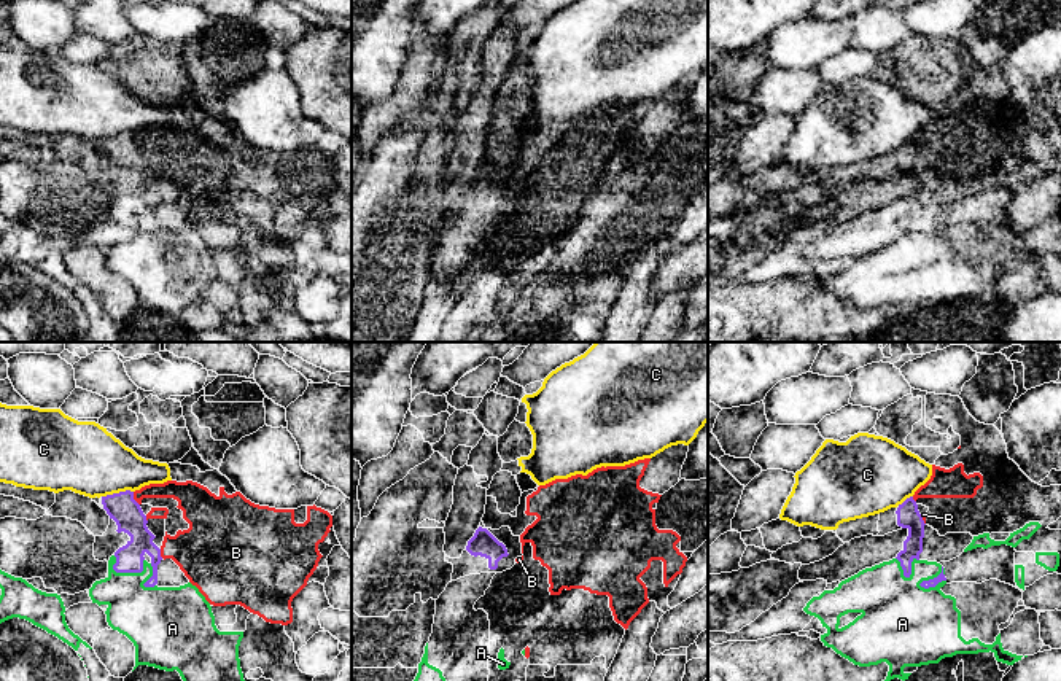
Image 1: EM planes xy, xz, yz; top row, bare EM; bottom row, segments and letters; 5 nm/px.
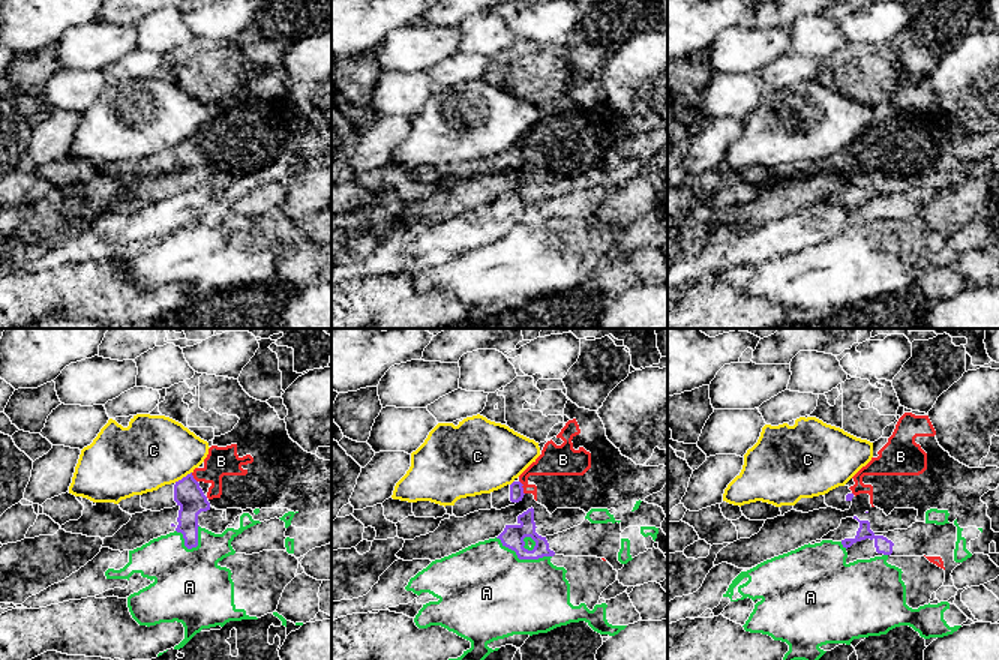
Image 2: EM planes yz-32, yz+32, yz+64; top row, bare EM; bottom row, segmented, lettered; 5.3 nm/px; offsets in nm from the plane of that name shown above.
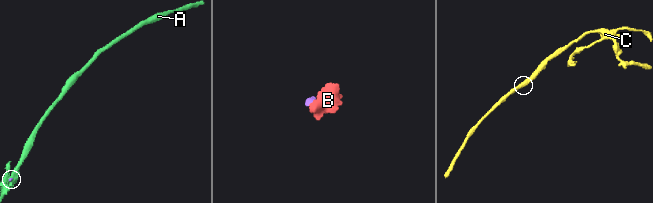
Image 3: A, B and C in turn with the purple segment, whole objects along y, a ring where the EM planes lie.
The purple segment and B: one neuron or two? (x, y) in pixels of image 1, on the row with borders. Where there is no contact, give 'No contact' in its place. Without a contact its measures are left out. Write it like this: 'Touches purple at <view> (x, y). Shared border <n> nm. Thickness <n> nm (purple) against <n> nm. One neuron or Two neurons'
Touches purple at xy (132, 498). Shared border 80 nm. Thickness 150 nm (purple) against 100 nm. Two neurons

